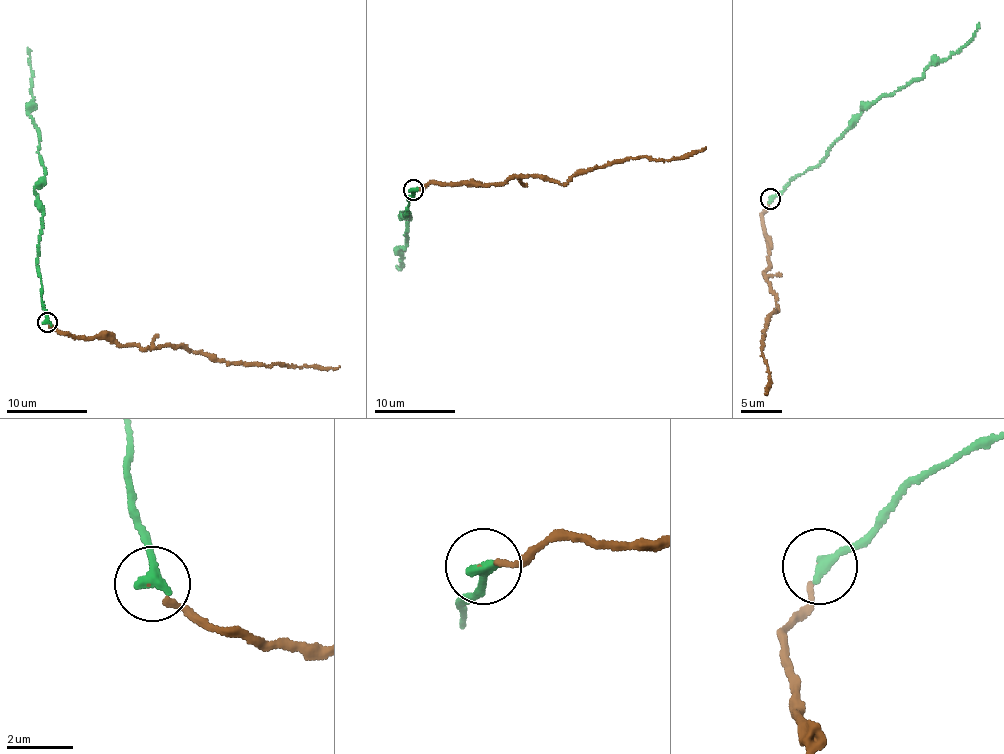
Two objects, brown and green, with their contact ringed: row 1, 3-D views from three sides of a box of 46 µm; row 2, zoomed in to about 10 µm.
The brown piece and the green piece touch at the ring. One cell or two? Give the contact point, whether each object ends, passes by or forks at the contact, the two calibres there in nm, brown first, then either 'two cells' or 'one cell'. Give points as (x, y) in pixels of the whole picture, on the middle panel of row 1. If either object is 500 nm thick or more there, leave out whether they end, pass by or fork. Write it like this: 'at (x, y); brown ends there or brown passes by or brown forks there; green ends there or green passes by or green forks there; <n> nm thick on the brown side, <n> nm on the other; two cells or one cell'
at (413, 189); brown ends there; green ends there; 110 nm thick on the brown side, 360 nm on the other; two cells

